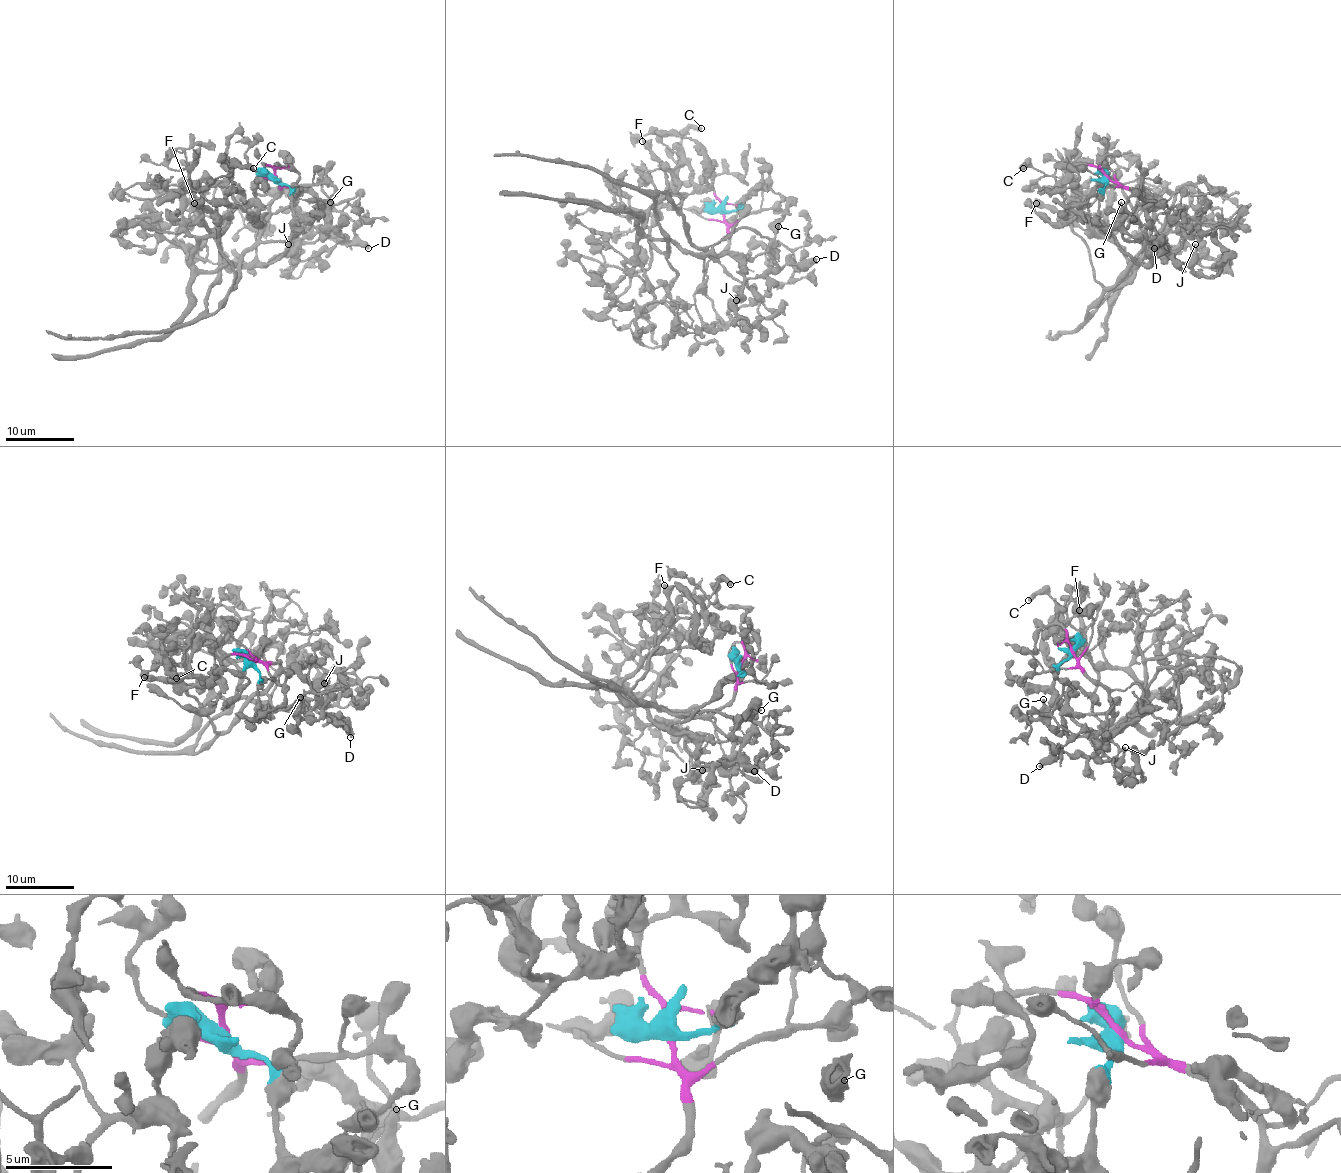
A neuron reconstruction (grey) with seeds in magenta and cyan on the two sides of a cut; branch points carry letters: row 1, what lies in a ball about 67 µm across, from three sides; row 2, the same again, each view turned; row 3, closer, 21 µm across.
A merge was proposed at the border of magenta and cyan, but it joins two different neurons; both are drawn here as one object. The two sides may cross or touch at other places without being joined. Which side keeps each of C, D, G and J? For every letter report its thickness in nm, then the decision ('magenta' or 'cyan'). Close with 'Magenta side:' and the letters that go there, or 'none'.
C: calibre 550 nm; magenta
D: calibre 500 nm; cyan
G: calibre 380 nm; cyan
J: calibre 240 nm; cyan
Magenta side: C

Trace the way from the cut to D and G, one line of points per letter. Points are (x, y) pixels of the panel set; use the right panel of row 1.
D: (1107, 177), (1098, 218), (1121, 247), (1141, 264), (1150, 256), (1165, 256), (1172, 261), (1158, 244), (1153, 247)
G: (1107, 177), (1098, 218), (1121, 247), (1145, 264), (1151, 244), (1145, 237), (1131, 235), (1122, 225), (1121, 201)

